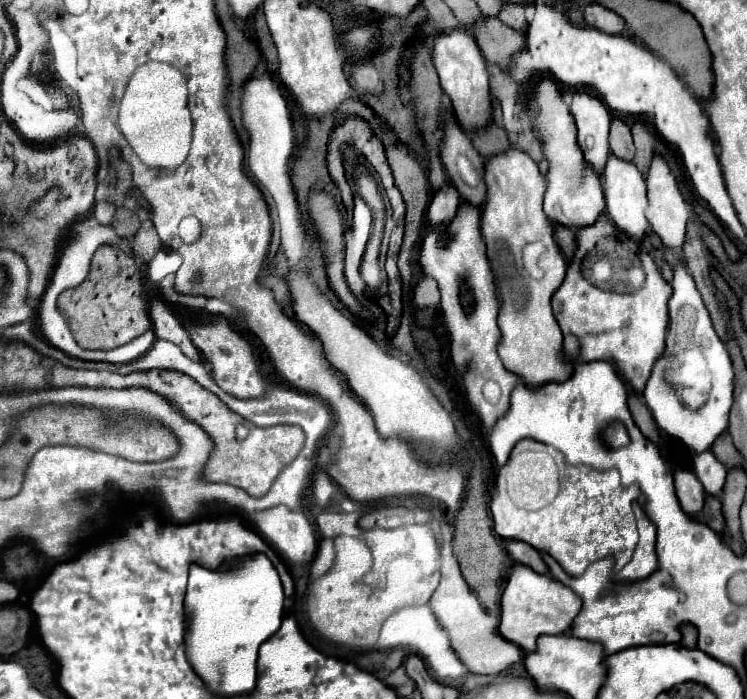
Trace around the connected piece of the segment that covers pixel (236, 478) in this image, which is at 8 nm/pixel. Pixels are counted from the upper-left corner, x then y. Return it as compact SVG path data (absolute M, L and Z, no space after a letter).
M273 425L269 429L249 429L249 435L239 443L237 439L219 439L215 443L215 451L203 471L207 481L229 483L253 497L265 495L277 475L287 467L303 449L305 433L297 425Z

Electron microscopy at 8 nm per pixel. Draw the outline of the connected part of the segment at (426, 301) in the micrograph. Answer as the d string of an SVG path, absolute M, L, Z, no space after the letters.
M421 279L413 291L415 309L435 309L439 305L439 289L433 279Z

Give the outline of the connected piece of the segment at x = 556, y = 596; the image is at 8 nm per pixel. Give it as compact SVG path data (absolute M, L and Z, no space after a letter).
M513 563L507 571L507 583L501 595L501 619L499 619L499 633L523 647L523 651L535 649L535 639L539 635L559 635L567 631L571 619L579 613L581 601L569 587L553 579L551 575L539 575L521 563Z

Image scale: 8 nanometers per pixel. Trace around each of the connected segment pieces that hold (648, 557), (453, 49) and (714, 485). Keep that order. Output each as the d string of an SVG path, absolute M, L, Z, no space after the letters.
M639 503L635 509L635 517L637 517L637 529L639 529L639 543L635 547L631 561L619 573L615 573L615 581L639 581L657 569L655 525L647 519Z
M457 25L453 29L447 29L447 31L439 31L435 37L433 37L433 63L435 63L435 69L439 73L439 81L441 81L441 87L445 91L445 95L449 97L449 103L451 103L451 109L453 109L453 115L455 119L459 121L459 125L467 131L467 127L475 127L475 129L481 129L489 119L491 119L491 101L489 101L489 79L487 79L487 61L475 41L473 35L469 35L469 31L463 27L463 25Z
M703 451L703 455L693 455L693 471L695 471L697 479L703 483L707 493L711 493L711 495L721 493L727 469L713 455L713 451Z

